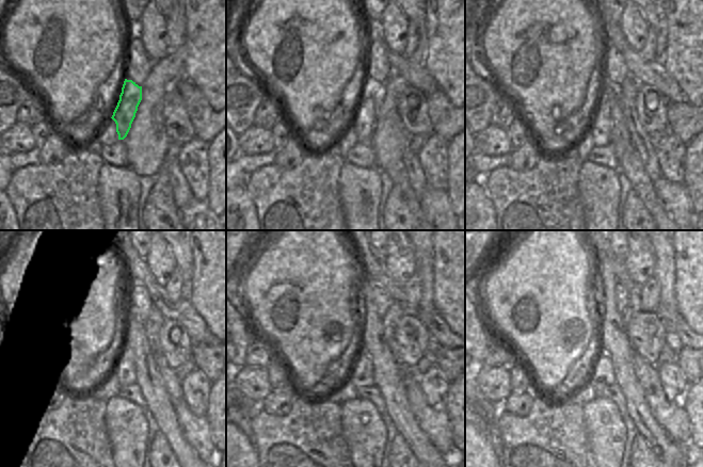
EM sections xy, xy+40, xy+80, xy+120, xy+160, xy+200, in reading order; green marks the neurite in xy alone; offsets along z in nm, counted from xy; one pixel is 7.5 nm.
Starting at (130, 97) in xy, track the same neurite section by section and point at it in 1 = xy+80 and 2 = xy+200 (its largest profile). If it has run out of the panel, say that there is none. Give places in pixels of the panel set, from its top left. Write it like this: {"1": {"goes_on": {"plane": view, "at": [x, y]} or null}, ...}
{"1": {"goes_on": {"plane": "xy+80", "at": [601, 127]}}, "2": {"goes_on": {"plane": "xy+200", "at": [602, 376]}}}

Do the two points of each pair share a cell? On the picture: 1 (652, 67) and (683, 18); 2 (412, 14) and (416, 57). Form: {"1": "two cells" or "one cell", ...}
{"1": "two cells", "2": "one cell"}

